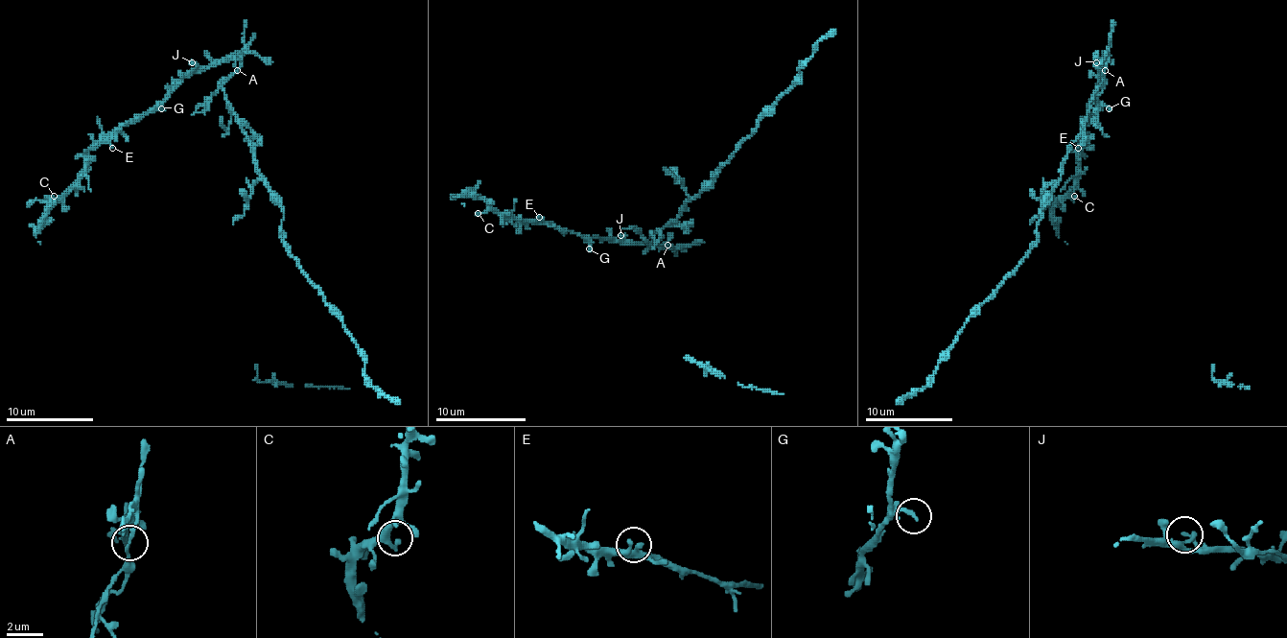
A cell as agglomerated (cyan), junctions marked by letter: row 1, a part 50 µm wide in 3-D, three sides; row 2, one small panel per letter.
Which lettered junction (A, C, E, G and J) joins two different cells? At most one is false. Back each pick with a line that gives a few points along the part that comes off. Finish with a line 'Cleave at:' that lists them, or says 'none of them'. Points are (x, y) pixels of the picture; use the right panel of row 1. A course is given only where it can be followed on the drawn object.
A: foreign part runs (1105, 71), (1083, 132), (1071, 145), (1052, 198), (1041, 209), (1035, 247), (973, 312), (933, 378), (897, 404)
Cleave at: A

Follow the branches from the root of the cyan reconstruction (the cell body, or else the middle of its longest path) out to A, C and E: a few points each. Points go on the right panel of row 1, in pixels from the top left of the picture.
A: (1076, 141), (1083, 129), (1089, 104), (1105, 80), (1105, 71)
C: (1076, 141), (1105, 78), (1105, 59), (1098, 106), (1083, 128), (1074, 196)
E: (1076, 141), (1096, 88), (1105, 78), (1105, 59), (1098, 106), (1085, 128), (1078, 148)

